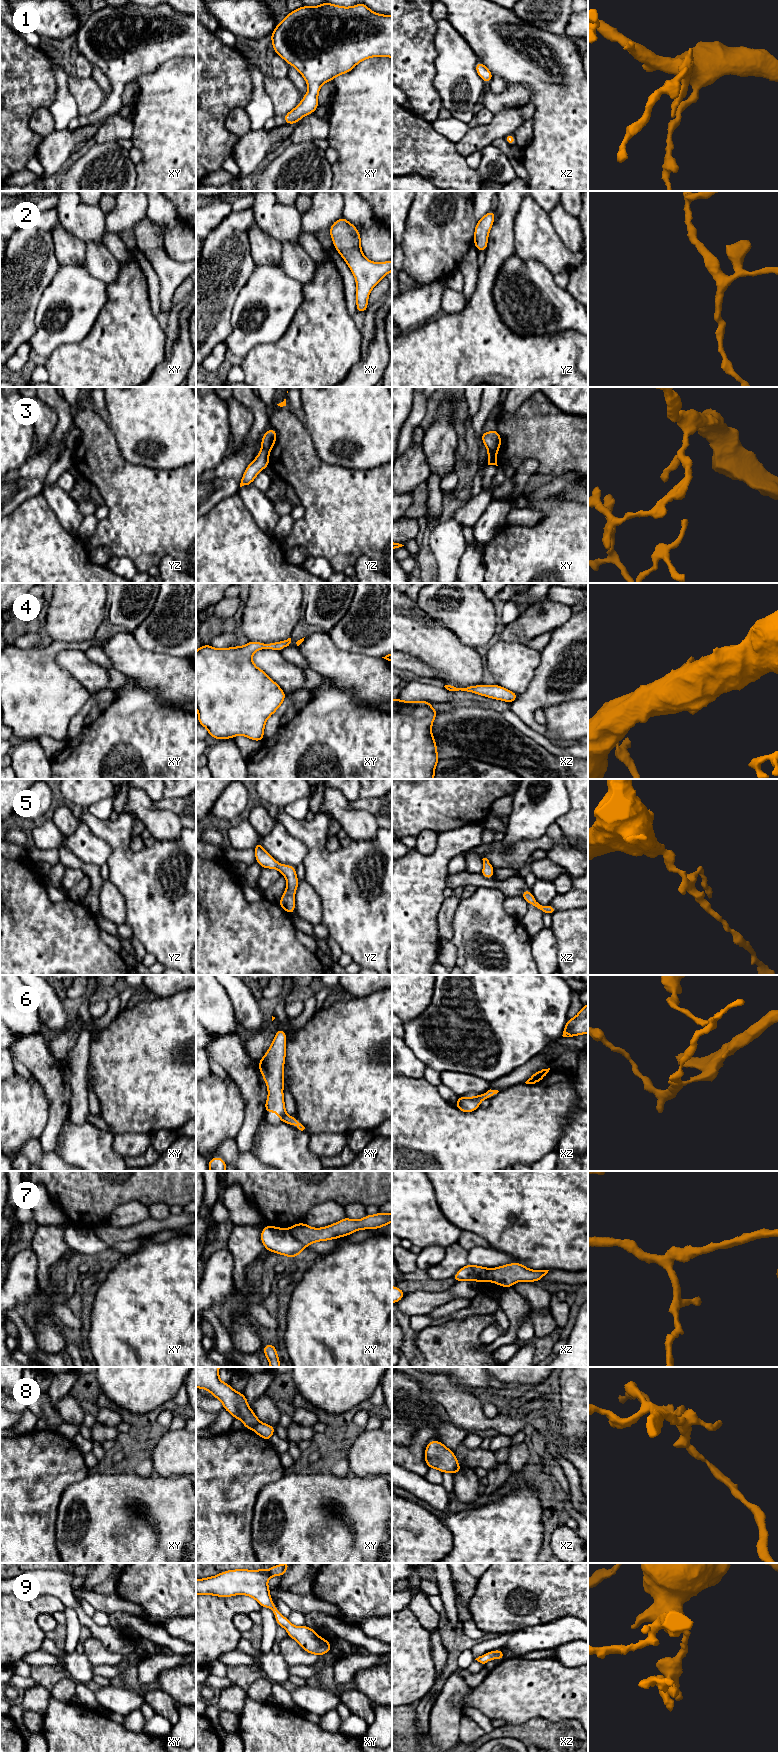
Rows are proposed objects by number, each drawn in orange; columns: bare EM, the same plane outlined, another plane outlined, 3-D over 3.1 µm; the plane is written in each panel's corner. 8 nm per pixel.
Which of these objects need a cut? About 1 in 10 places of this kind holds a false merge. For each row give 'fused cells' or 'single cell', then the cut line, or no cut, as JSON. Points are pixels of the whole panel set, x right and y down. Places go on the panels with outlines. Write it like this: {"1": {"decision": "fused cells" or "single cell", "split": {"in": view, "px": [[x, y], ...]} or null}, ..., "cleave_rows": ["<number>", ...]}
{"1": {"decision": "single cell", "split": null}, "2": {"decision": "single cell", "split": null}, "3": {"decision": "fused cells", "split": {"in": "xy", "px": [[496, 451], [489, 452]]}}, "4": {"decision": "single cell", "split": null}, "5": {"decision": "single cell", "split": null}, "6": {"decision": "single cell", "split": null}, "7": {"decision": "fused cells", "split": {"in": "xy", "px": [[289, 1229], [304, 1247]]}}, "8": {"decision": "fused cells", "split": {"in": "xy", "px": [[260, 1422], [252, 1428]]}}, "9": {"decision": "single cell", "split": null}, "cleave_rows": ["3", "7", "8"]}

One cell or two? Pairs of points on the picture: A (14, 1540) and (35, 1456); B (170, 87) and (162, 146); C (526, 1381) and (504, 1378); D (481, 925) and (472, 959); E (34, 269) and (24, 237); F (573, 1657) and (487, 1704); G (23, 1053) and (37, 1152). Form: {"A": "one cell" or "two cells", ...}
{"A": "one cell", "B": "one cell", "C": "one cell", "D": "one cell", "E": "one cell", "F": "two cells", "G": "two cells"}

